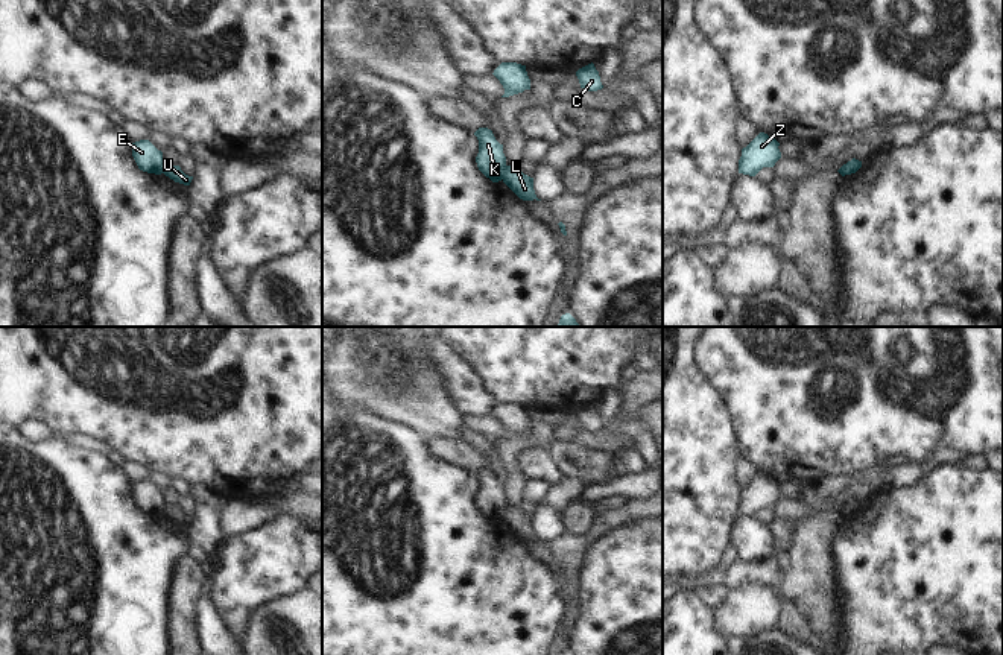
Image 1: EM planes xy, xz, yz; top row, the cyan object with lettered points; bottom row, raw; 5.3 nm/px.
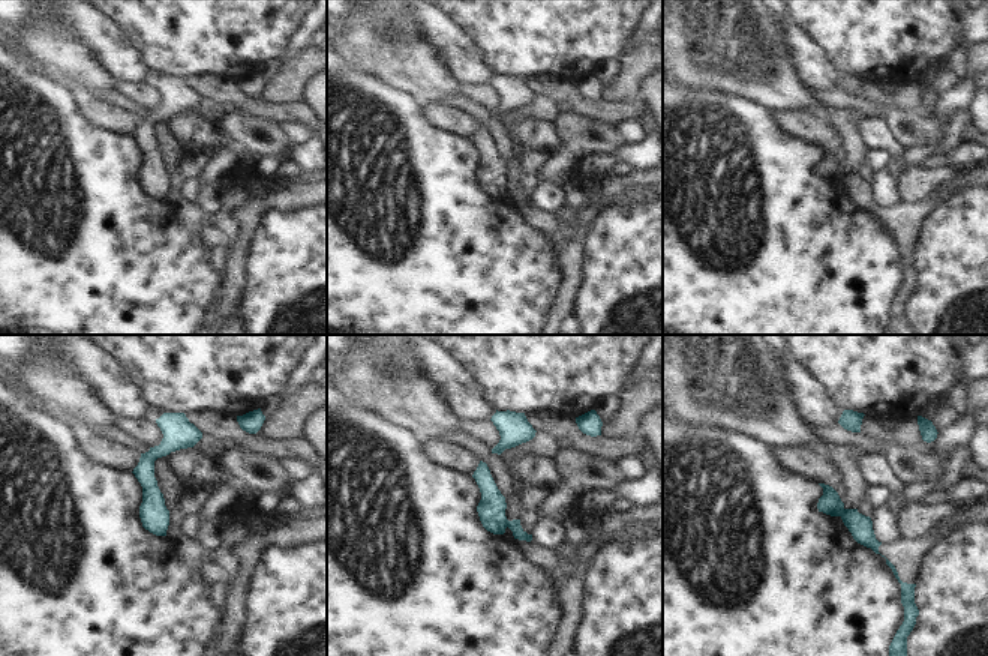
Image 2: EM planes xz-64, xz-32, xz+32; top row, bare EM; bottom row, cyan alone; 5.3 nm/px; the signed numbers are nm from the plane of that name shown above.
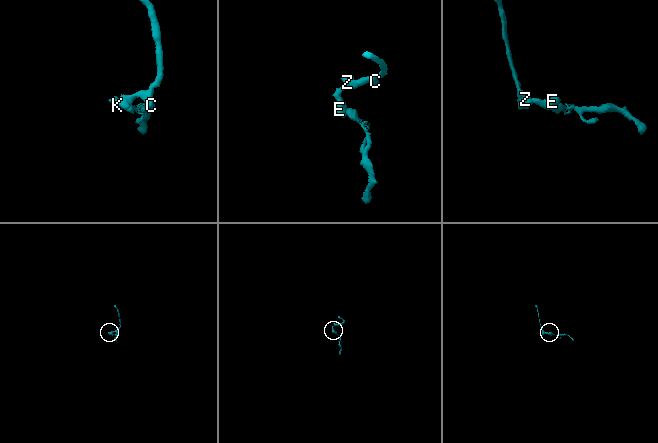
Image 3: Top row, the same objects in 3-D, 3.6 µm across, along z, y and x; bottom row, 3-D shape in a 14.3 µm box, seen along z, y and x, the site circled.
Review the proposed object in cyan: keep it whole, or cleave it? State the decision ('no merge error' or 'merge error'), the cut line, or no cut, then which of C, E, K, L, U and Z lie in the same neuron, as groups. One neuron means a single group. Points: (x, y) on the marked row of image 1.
merge error | xz (506, 166), (500, 178) | C E K Z / L U

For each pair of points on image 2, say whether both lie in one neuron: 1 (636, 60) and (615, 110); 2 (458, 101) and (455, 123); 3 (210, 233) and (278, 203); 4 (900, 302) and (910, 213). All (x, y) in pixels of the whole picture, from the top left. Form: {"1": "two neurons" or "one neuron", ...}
{"1": "two neurons", "2": "two neurons", "3": "two neurons", "4": "one neuron"}

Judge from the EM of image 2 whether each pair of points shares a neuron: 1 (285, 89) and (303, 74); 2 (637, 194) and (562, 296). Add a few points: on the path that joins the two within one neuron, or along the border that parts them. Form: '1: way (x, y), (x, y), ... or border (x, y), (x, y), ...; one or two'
1: way (290, 84), (299, 75); one
2: way (604, 201), (583, 219), (571, 263); one

